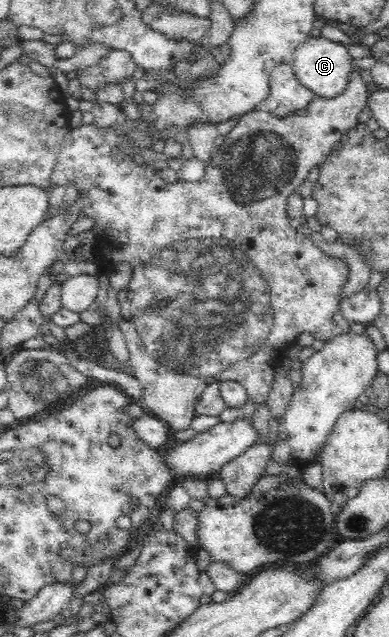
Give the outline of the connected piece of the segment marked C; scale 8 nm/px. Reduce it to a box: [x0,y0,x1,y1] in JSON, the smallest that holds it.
[292,37,353,97]

